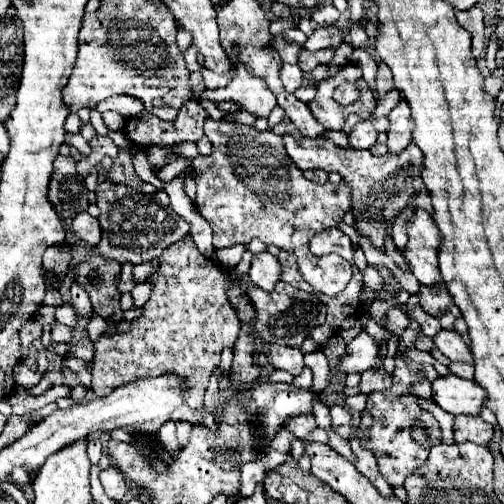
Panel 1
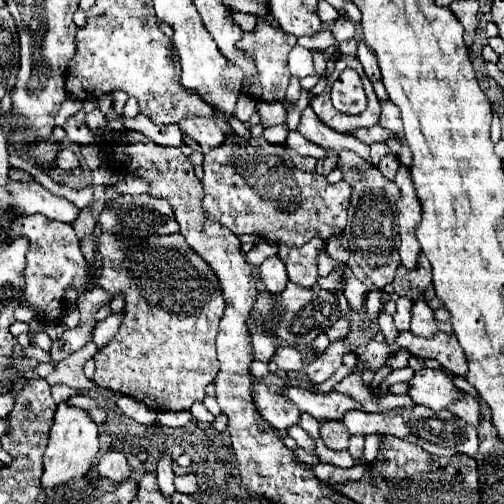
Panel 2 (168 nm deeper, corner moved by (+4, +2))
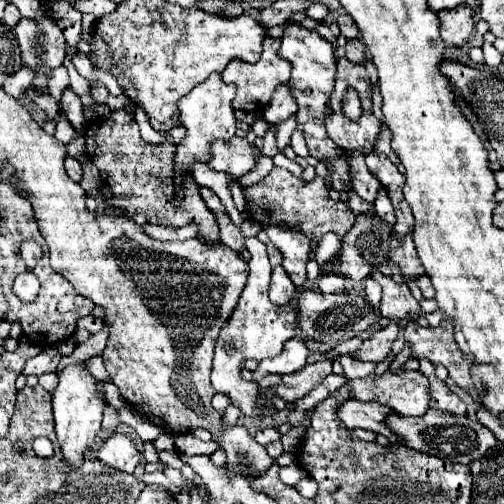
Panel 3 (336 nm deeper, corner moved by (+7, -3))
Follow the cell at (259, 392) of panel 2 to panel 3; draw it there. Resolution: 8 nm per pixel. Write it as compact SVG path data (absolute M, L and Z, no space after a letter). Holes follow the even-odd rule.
M247 238L245 248L251 252L249 278L247 278L247 284L243 288L243 294L241 294L231 318L225 322L225 326L221 328L221 334L217 338L211 384L217 392L227 394L231 398L233 406L237 406L245 416L259 418L265 412L265 408L261 406L259 384L245 382L241 378L241 362L247 359L261 362L261 360L279 355L285 342L295 336L295 308L291 304L275 306L275 304L271 304L271 300L267 296L271 266L269 266L265 244L259 238Z

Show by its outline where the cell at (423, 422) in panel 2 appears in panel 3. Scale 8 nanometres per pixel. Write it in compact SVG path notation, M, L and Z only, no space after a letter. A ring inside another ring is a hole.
M429 410L425 416L411 418L411 416L401 416L397 412L391 412L387 416L387 426L395 436L401 438L401 442L417 452L425 452L437 458L447 458L457 464L471 464L473 460L481 458L487 448L499 448L501 442L493 436L489 428L485 428L481 422L473 422L467 416L455 416L447 414L441 410Z

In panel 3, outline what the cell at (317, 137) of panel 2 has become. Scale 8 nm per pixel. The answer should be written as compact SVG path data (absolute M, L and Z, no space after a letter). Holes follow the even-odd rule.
M341 150L345 154L345 160L349 164L349 174L351 174L351 186L353 190L367 202L375 200L375 194L379 190L379 180L375 174L371 174L365 166L363 154L359 150Z

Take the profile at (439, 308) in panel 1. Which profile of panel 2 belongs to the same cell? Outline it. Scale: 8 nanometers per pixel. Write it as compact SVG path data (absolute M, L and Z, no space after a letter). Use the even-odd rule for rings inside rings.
M420 253L414 269L404 269L400 265L396 271L396 279L394 279L394 285L400 291L398 295L406 295L408 299L420 297L430 283L432 283L432 269L430 269L424 253Z

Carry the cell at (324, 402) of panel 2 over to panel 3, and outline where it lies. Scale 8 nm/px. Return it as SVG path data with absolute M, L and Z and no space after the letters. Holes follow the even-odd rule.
M345 400L337 408L337 416L345 428L373 430L375 434L387 436L389 442L397 442L397 438L393 438L393 434L389 434L389 430L385 430L385 414L389 414L389 406L375 406L375 402L365 404L365 402L357 402L357 400Z

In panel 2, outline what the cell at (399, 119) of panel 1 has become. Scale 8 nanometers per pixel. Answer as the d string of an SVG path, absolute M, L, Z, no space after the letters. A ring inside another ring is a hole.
M390 153L388 157L384 157L382 161L380 161L380 165L378 165L378 169L380 169L380 173L388 179L388 181L394 181L394 175L396 175L396 169L398 169L398 161L396 161L398 157L394 155L394 153Z

